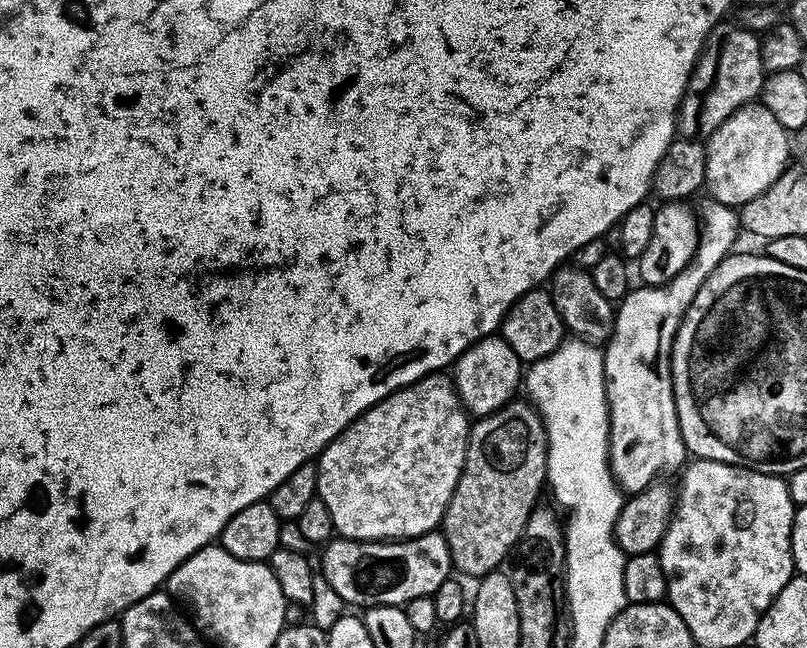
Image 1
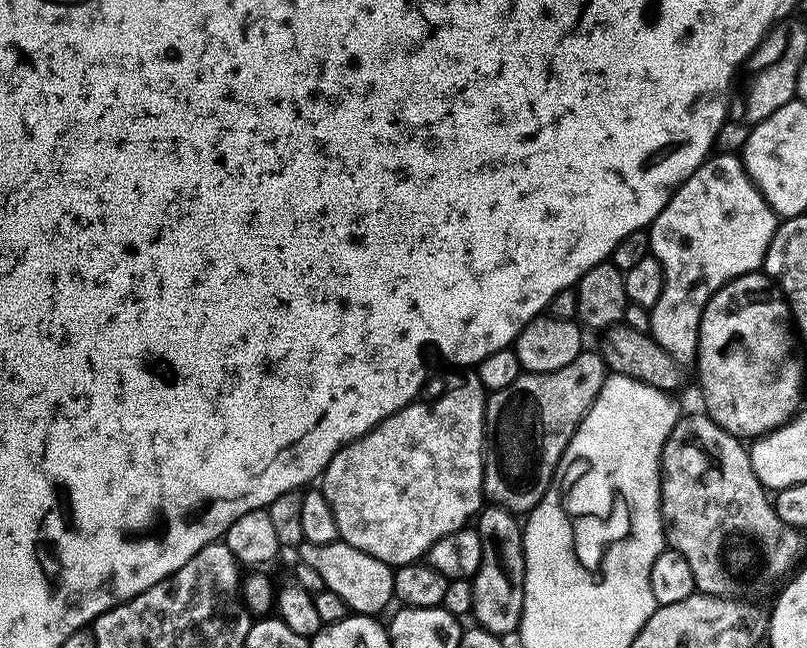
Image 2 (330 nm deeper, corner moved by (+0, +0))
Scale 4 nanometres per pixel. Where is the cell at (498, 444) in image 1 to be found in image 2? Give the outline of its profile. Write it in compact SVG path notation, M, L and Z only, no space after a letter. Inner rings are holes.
M584 350L570 366L562 366L562 370L521 374L510 386L487 397L484 496L489 505L513 514L527 514L538 506L552 484L570 438L574 438L605 379L604 360L595 351Z

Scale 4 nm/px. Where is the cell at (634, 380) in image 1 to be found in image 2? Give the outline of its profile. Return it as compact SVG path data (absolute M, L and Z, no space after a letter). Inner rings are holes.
M717 153L702 166L702 176L685 180L670 197L668 204L649 225L649 251L658 258L665 273L662 294L649 311L649 333L680 366L697 359L700 346L701 314L713 293L731 279L763 267L765 254L778 227L778 217L756 185L748 177L743 161L735 153Z

